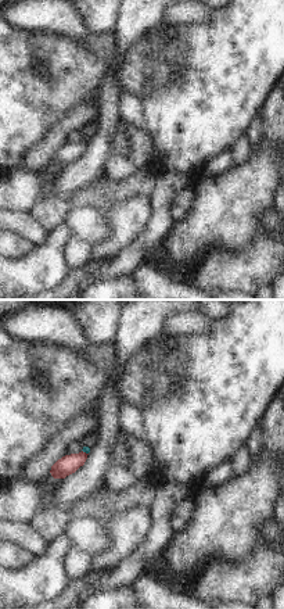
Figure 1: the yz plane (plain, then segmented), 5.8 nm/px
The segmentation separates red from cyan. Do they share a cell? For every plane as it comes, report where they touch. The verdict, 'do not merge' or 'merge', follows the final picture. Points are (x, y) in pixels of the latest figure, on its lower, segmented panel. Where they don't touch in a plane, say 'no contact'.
contact (85, 452)

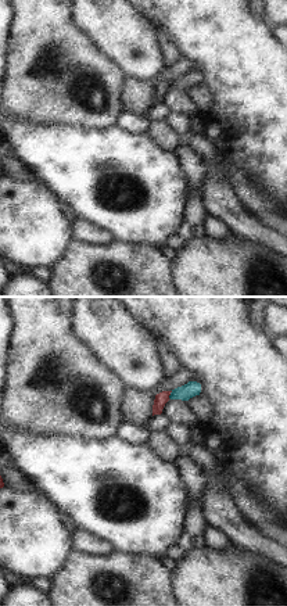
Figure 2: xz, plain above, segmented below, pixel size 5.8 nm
contact (169, 394)

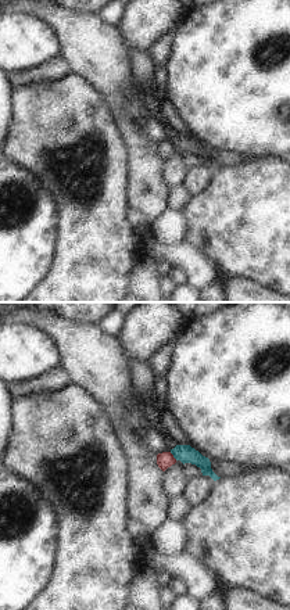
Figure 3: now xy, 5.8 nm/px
contact (172, 456)

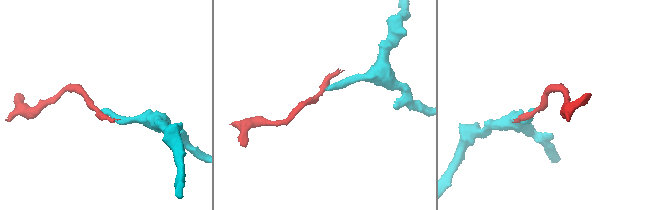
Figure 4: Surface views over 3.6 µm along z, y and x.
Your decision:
do not merge

